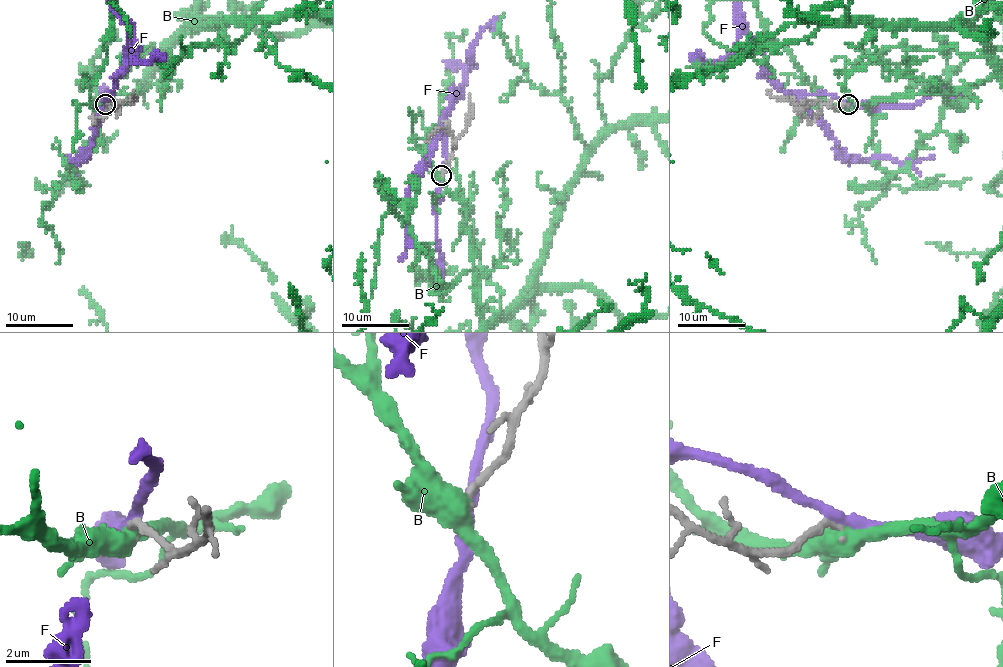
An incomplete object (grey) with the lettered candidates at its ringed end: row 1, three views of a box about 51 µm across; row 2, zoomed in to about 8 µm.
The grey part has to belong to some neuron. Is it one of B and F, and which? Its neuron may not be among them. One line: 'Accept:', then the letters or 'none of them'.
Accept: B

